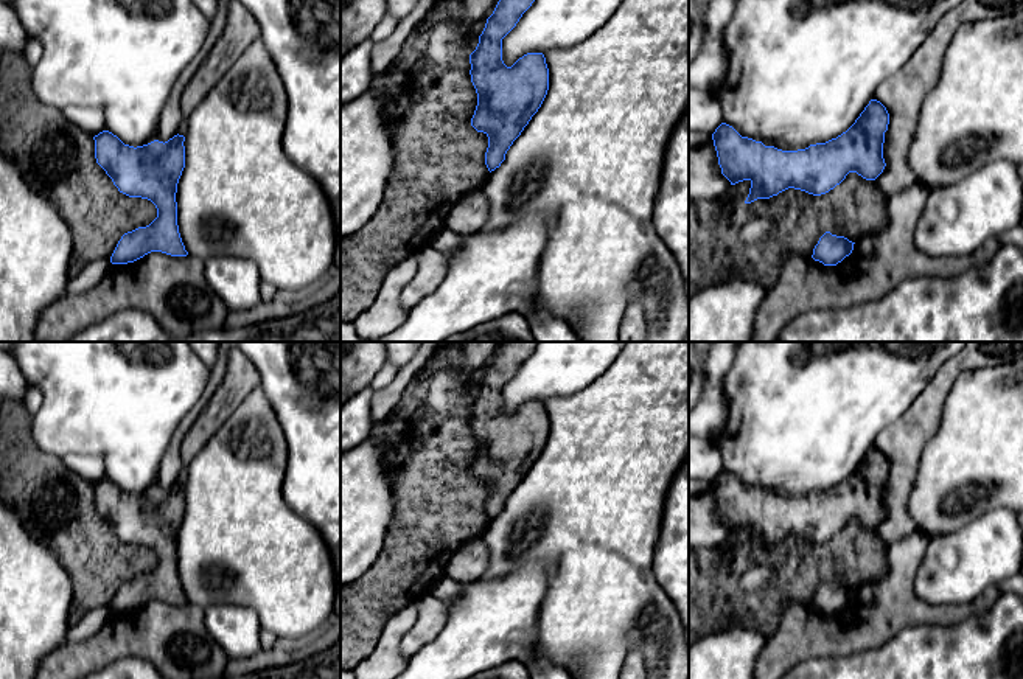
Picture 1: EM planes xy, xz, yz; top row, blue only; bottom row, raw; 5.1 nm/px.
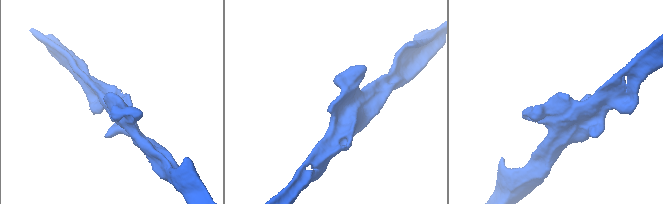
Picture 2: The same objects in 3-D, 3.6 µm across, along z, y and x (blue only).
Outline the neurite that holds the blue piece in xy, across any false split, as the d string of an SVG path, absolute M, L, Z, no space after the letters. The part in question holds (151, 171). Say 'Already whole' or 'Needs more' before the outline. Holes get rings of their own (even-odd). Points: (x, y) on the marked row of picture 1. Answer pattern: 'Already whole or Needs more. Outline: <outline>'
Already whole. Outline: M103 131L93 137L96 163L112 179L120 193L129 197L151 200L157 208L157 218L146 227L127 232L118 241L112 256L112 264L134 263L151 252L162 252L171 256L187 256L177 225L177 183L185 168L185 137L174 135L168 141L154 140L143 146L124 145L117 135Z

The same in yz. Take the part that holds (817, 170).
Already whole. Outline: M871 99L855 123L836 138L805 149L782 151L742 137L721 123L712 134L721 174L735 185L751 182L745 204L770 199L794 188L821 196L840 185L849 172L875 180L885 169L885 132L889 113Z

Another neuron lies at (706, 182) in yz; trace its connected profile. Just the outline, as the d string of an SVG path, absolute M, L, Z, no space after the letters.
M689 131L689 200L712 202L731 186L721 174L712 135Z

